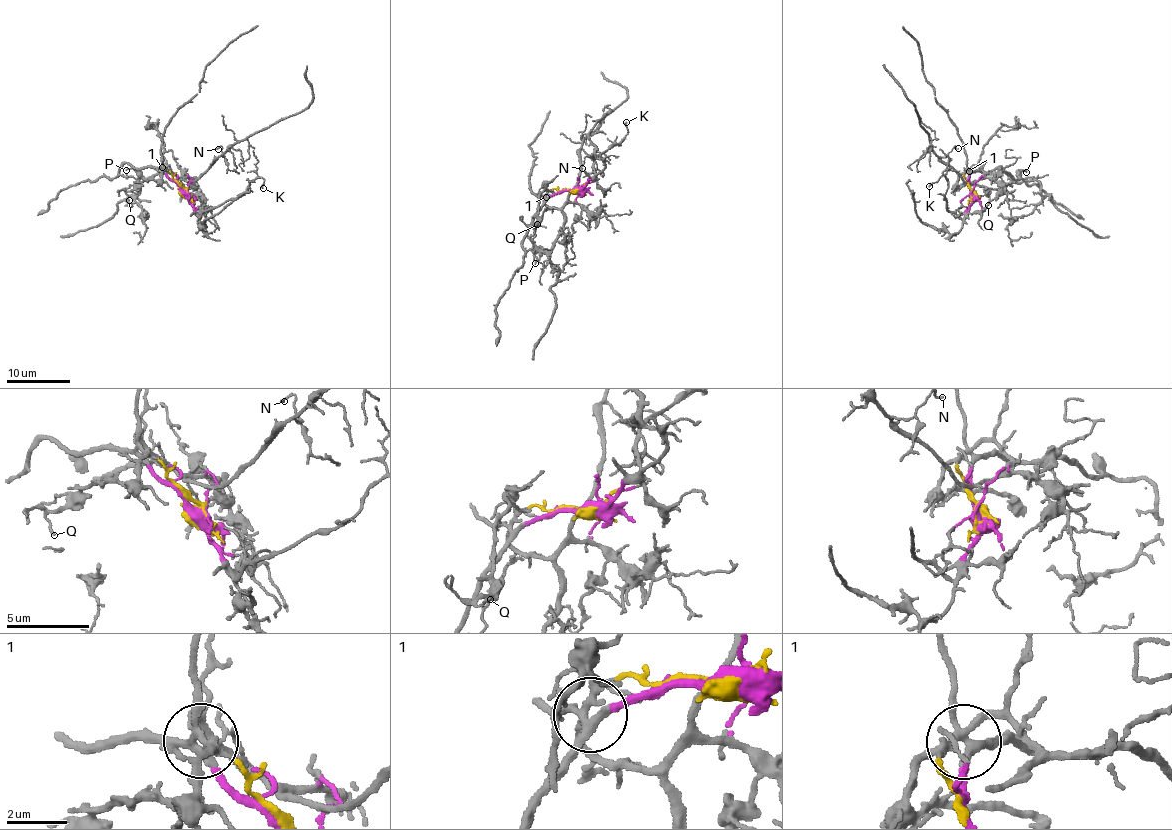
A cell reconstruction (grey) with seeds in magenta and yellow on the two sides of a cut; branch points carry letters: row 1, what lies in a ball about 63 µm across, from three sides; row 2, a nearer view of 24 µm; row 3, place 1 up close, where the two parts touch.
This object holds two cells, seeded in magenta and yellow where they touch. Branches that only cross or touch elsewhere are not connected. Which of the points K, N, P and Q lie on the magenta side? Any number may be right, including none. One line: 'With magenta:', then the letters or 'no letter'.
With magenta: K

